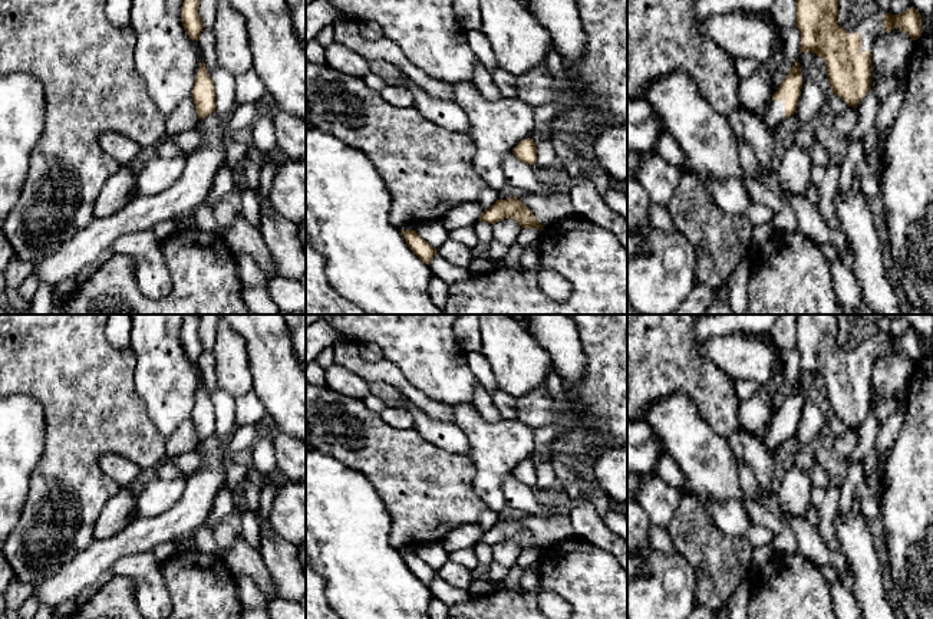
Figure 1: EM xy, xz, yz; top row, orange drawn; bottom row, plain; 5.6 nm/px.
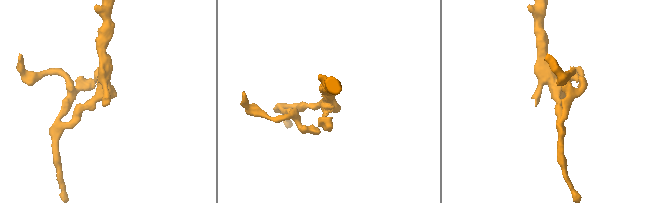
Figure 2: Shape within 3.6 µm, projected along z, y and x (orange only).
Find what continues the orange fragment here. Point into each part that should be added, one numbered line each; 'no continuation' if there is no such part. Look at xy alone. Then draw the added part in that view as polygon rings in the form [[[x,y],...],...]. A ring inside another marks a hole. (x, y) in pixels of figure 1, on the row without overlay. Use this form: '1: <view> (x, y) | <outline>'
no continuation

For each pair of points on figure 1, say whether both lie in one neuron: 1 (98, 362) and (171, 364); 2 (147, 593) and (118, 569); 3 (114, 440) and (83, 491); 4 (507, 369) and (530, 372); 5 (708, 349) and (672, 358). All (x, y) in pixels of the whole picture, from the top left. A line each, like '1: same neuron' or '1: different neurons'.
1: different neurons
2: same neuron
3: same neuron
4: same neuron
5: different neurons

